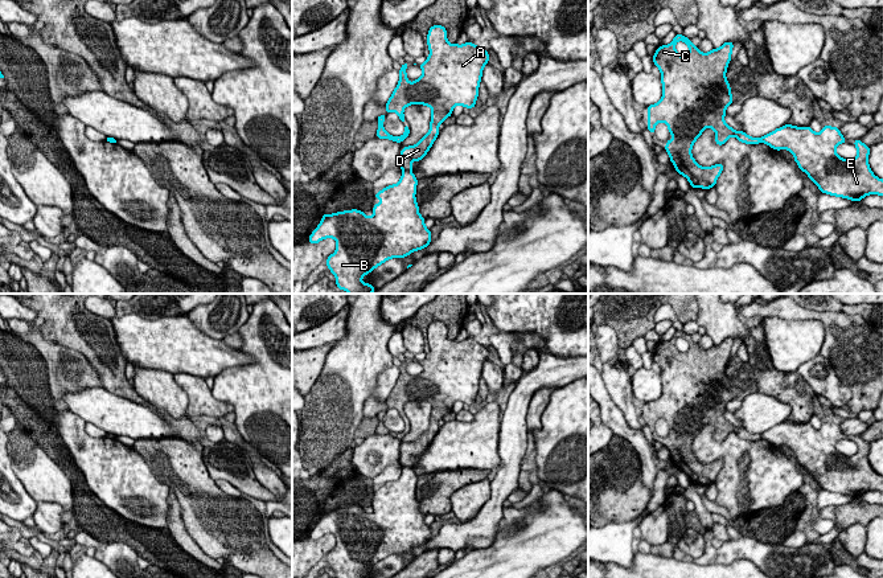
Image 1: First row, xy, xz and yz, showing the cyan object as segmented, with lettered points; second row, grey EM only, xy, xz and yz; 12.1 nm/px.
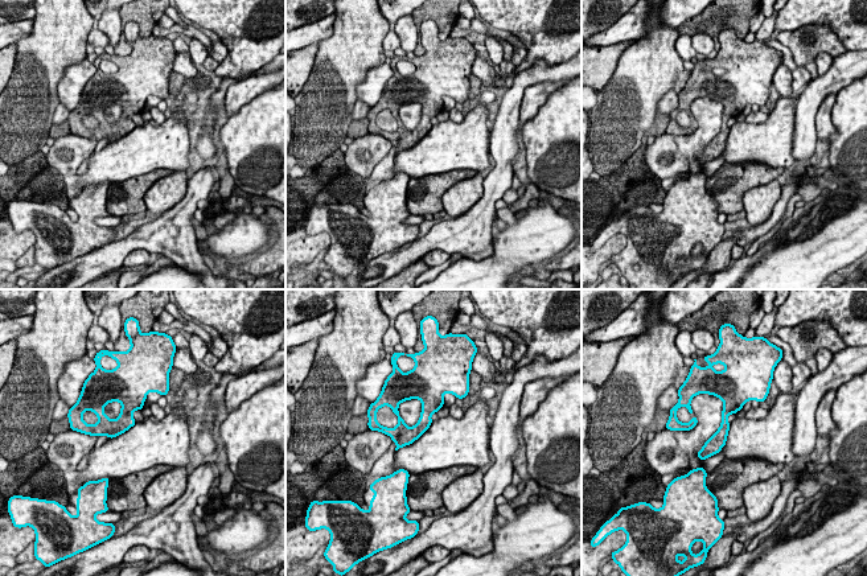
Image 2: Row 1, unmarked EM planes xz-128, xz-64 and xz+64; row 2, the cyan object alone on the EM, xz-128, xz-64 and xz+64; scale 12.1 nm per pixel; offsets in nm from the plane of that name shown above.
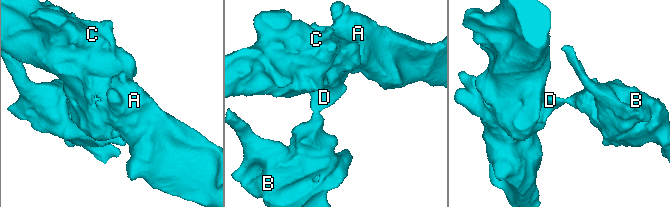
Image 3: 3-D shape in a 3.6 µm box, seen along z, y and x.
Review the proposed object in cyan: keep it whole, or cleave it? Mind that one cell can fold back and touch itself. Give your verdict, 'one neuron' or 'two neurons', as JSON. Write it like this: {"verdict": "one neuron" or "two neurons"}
{"verdict": "two neurons"}

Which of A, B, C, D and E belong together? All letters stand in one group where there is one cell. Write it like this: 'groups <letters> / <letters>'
groups A C D / B E

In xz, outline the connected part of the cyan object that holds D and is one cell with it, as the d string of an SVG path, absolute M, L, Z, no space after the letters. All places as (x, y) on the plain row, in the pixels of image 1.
M442 321L428 325L427 341L430 352L424 360L418 361L423 372L411 380L406 370L407 360L402 361L399 378L385 401L387 409L398 410L404 421L404 430L391 433L383 425L386 410L377 414L379 423L375 433L402 439L410 433L403 406L410 401L424 401L432 406L430 427L415 442L402 444L402 467L411 467L411 458L420 458L427 451L440 429L439 421L452 411L456 401L469 406L476 402L482 365L489 357L488 348L473 339L449 340Z

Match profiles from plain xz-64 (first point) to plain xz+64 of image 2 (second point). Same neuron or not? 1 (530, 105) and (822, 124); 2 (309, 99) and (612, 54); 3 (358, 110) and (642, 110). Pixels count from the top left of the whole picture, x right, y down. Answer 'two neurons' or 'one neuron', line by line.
1: one neuron
2: two neurons
3: two neurons

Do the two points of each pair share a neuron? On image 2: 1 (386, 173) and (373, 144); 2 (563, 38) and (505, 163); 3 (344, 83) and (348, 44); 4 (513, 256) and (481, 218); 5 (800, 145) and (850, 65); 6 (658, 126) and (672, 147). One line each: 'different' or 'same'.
1: different
2: different
3: same
4: different
5: same
6: different

